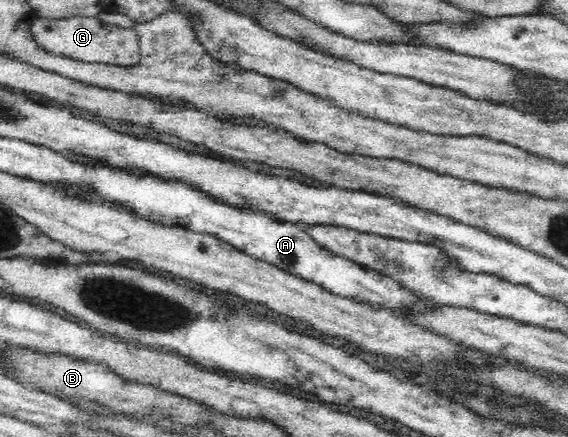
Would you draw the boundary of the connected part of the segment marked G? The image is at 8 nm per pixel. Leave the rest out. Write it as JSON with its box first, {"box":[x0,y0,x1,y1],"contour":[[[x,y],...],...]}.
{"box":[30,16,140,66],"contour":[[[74,16],[64,19],[35,17],[30,24],[34,41],[42,49],[87,62],[115,66],[134,65],[140,57],[140,38],[134,28],[123,28],[95,17]]]}

